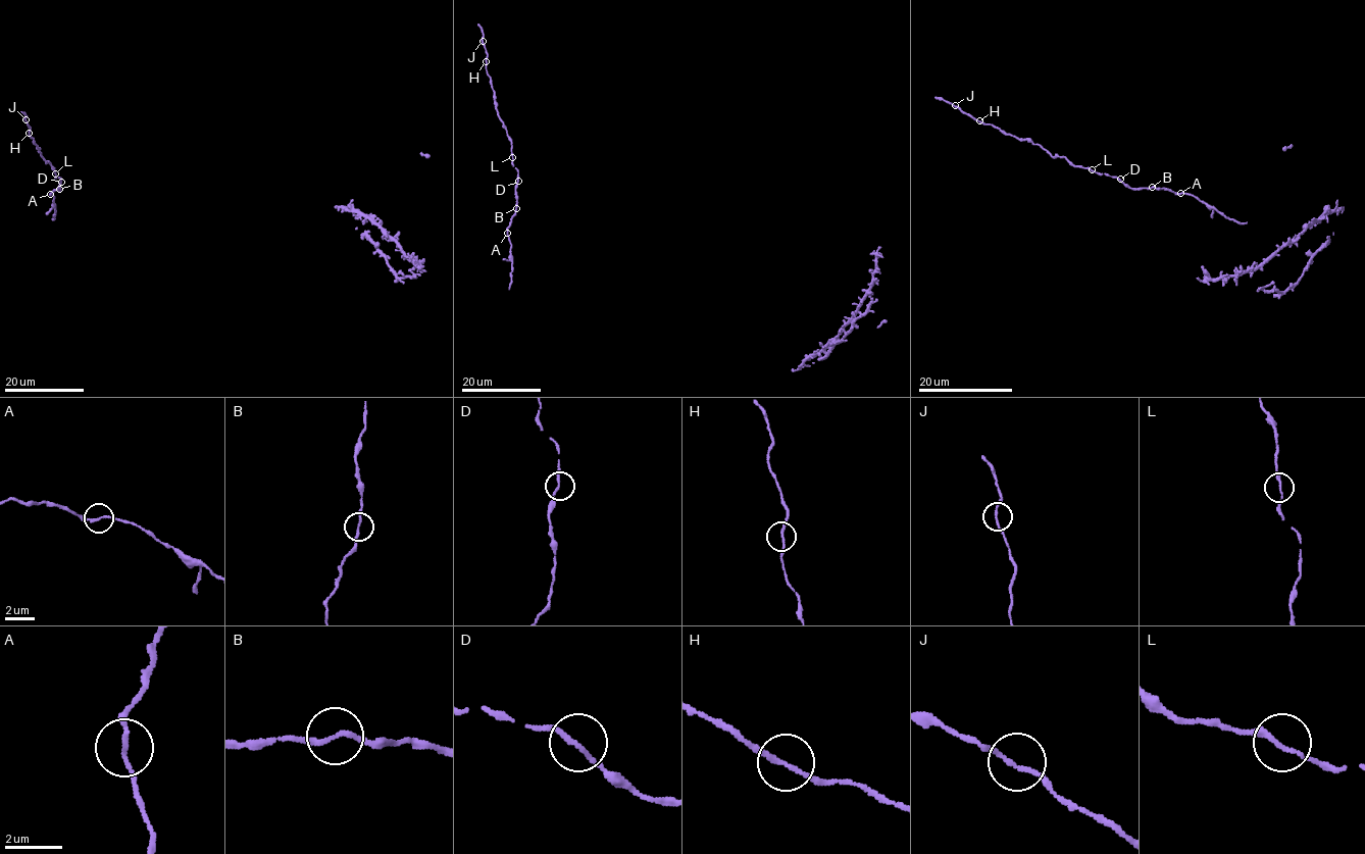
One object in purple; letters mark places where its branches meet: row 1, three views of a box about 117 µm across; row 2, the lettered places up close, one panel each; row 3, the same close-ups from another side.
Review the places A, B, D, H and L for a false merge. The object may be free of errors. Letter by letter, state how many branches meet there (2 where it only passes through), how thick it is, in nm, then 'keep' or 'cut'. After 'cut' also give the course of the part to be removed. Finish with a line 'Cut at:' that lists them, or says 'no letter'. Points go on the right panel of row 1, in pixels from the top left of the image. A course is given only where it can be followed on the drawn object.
A: branches 2; calibre 170 nm; keep
B: branches 2; calibre 170 nm; keep
D: branches 2; calibre 160 nm; keep
H: branches 2; calibre 160 nm; cut; course (979, 120), (934, 97)
L: branches 2; calibre 170 nm; keep
Cut at: H

